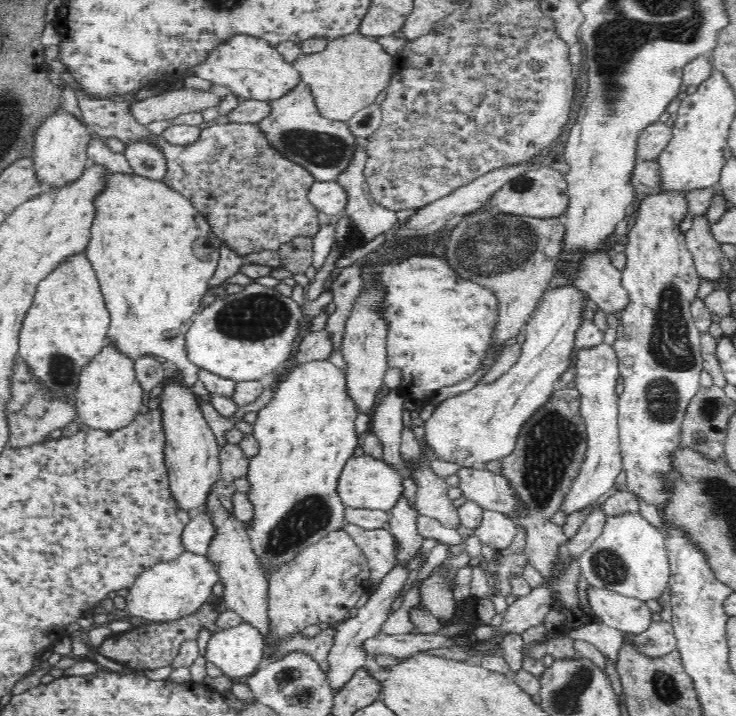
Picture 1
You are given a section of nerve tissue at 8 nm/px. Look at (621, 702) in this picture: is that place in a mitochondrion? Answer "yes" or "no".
no

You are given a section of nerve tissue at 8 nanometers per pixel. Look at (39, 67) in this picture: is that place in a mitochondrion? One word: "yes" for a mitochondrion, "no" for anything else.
no

